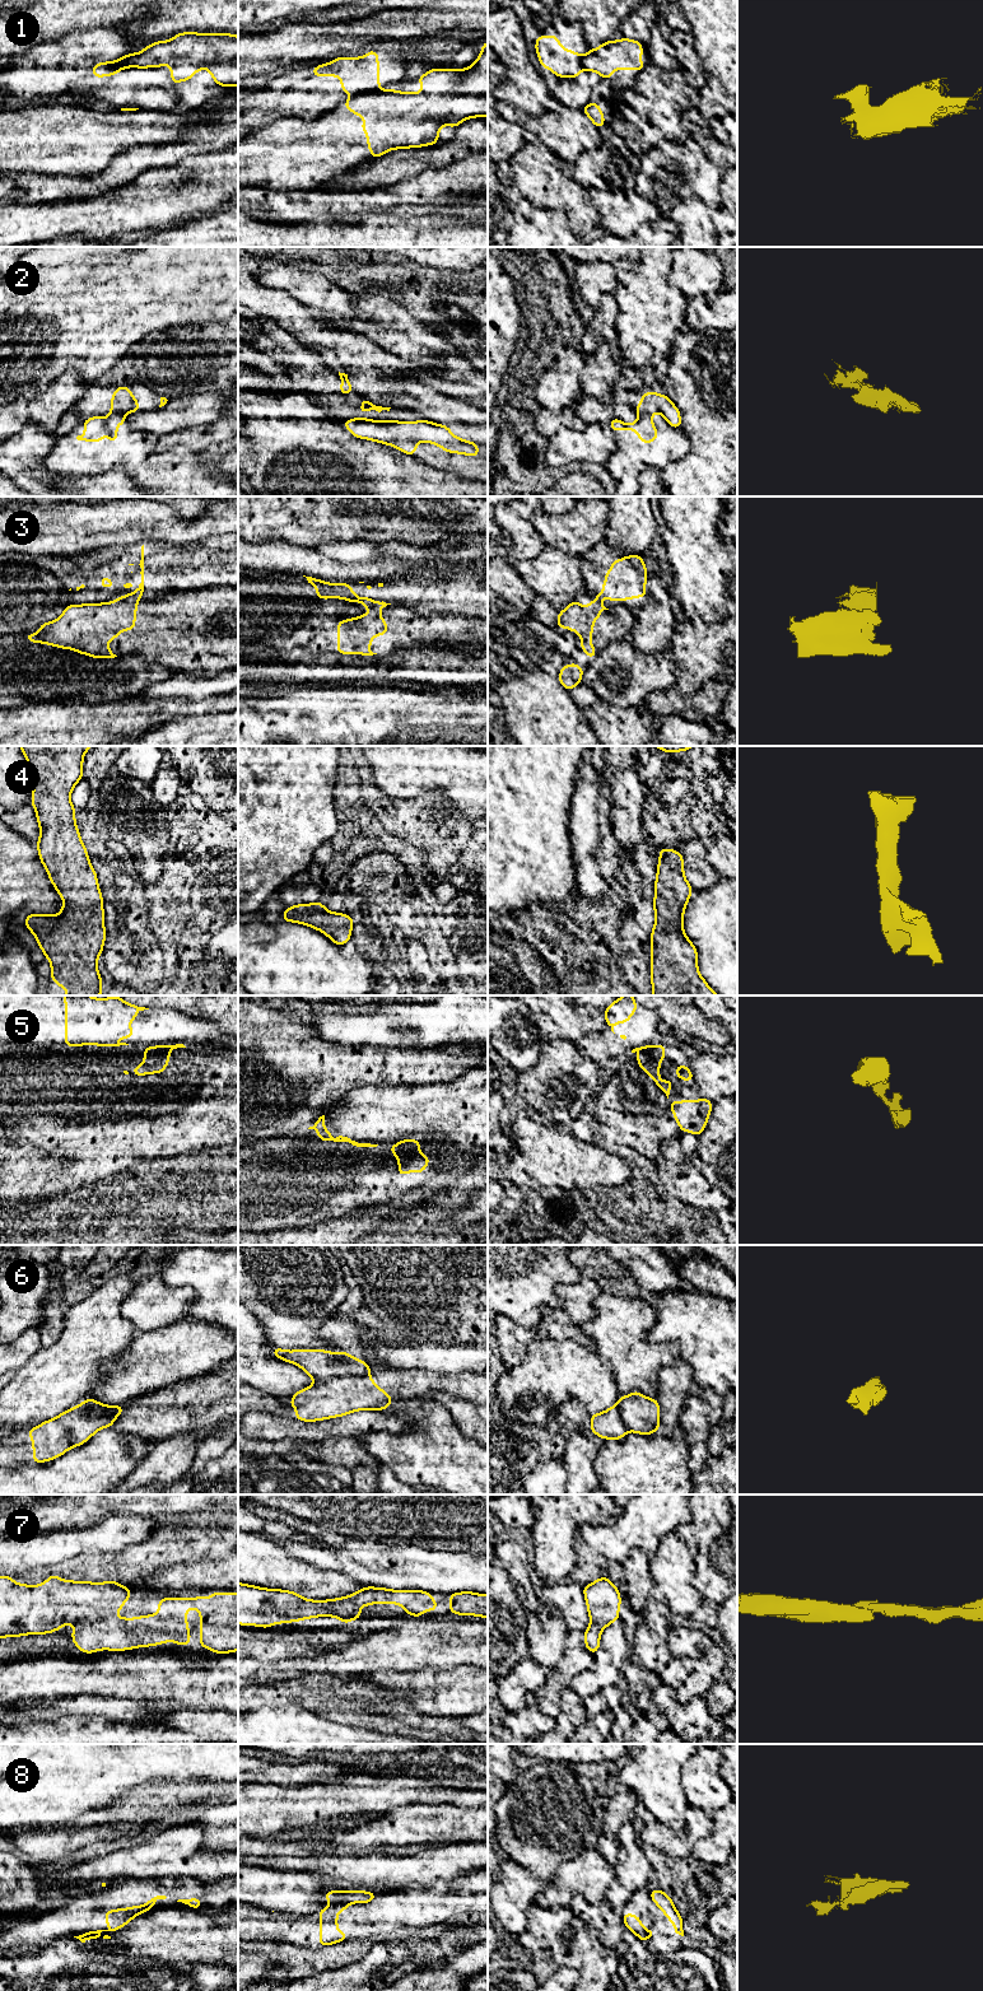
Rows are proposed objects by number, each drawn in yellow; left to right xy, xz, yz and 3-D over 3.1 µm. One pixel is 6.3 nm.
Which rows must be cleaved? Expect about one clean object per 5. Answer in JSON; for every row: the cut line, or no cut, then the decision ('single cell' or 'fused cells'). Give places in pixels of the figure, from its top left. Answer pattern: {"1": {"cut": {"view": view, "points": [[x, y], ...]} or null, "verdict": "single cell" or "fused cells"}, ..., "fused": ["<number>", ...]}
{"1": {"cut": {"view": "xz", "points": [[380, 89], [354, 96]]}, "verdict": "fused cells"}, "2": {"cut": {"view": "xy", "points": [[111, 411], [122, 415]]}, "verdict": "fused cells"}, "3": {"cut": {"view": "xy", "points": [[124, 596], [135, 601]]}, "verdict": "fused cells"}, "4": {"cut": null, "verdict": "single cell"}, "5": {"cut": {"view": "xz", "points": [[396, 1143], [404, 1143], [417, 1152]]}, "verdict": "fused cells"}, "6": {"cut": {"view": "xz", "points": [[368, 1374], [331, 1376], [316, 1383]]}, "verdict": "fused cells"}, "7": {"cut": null, "verdict": "single cell"}, "8": {"cut": {"view": "xz", "points": [[335, 1903], [346, 1905]]}, "verdict": "fused cells"}, "fused": ["1", "2", "3", "5", "6", "8"]}

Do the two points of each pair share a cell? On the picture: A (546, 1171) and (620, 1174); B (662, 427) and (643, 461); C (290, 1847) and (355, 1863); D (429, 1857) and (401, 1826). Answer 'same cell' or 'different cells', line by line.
A: same cell
B: same cell
C: same cell
D: different cells

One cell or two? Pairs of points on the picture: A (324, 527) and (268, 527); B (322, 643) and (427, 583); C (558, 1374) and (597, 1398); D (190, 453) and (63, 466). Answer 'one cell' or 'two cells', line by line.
A: one cell
B: two cells
C: one cell
D: one cell

